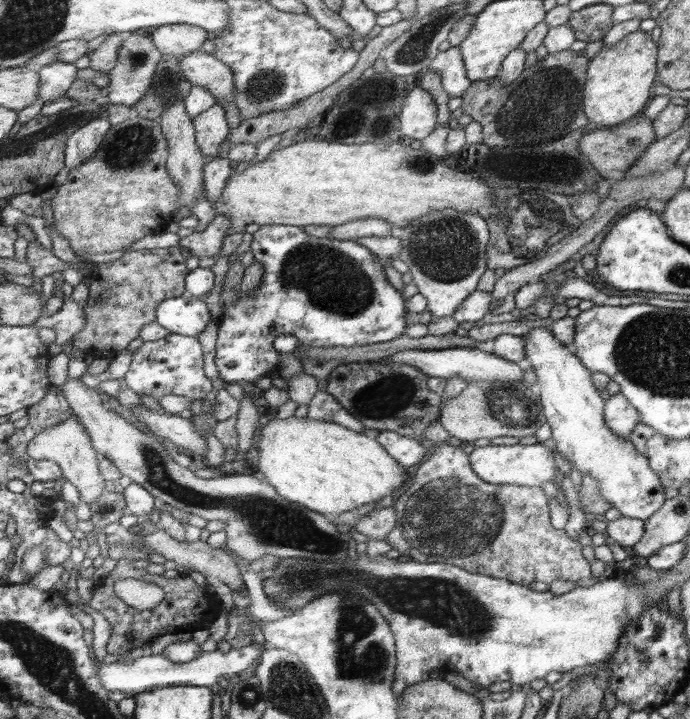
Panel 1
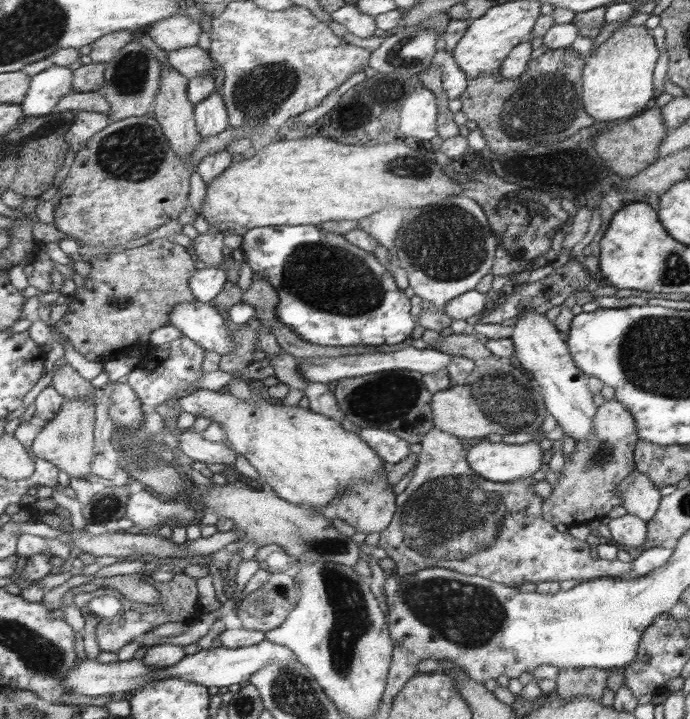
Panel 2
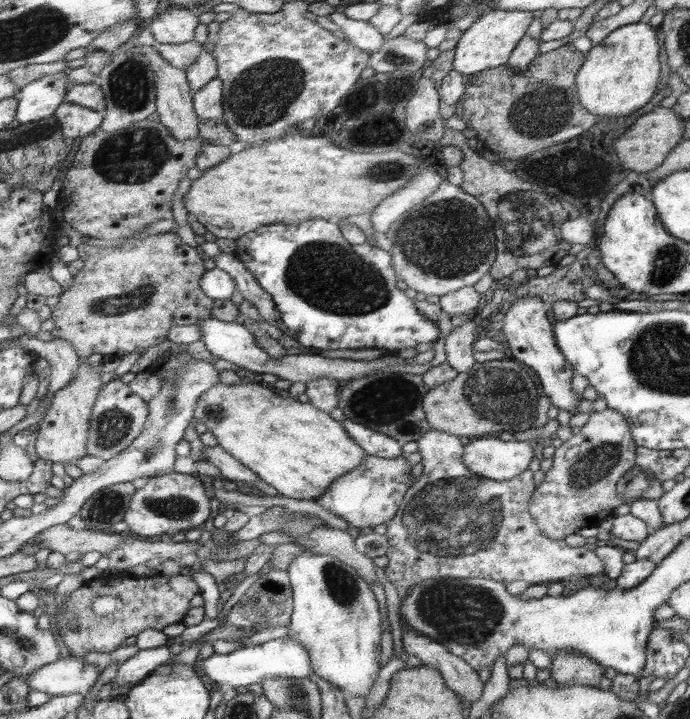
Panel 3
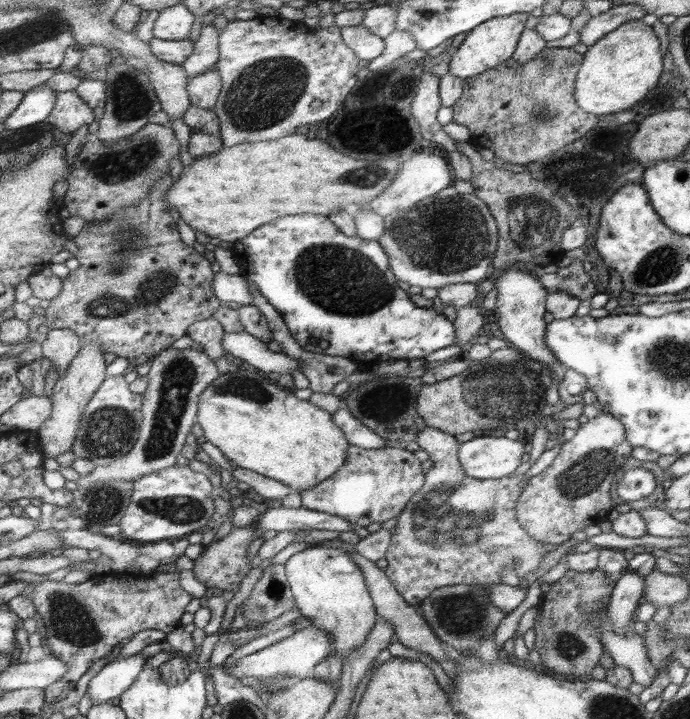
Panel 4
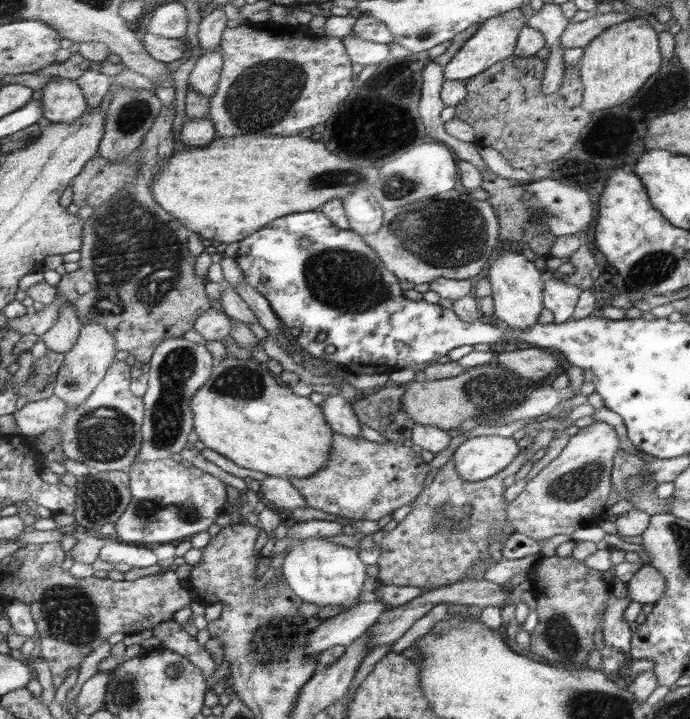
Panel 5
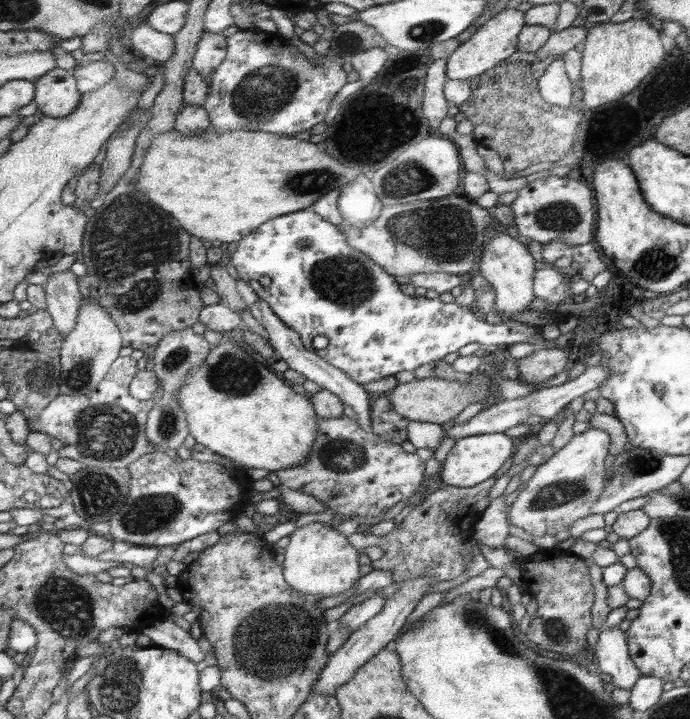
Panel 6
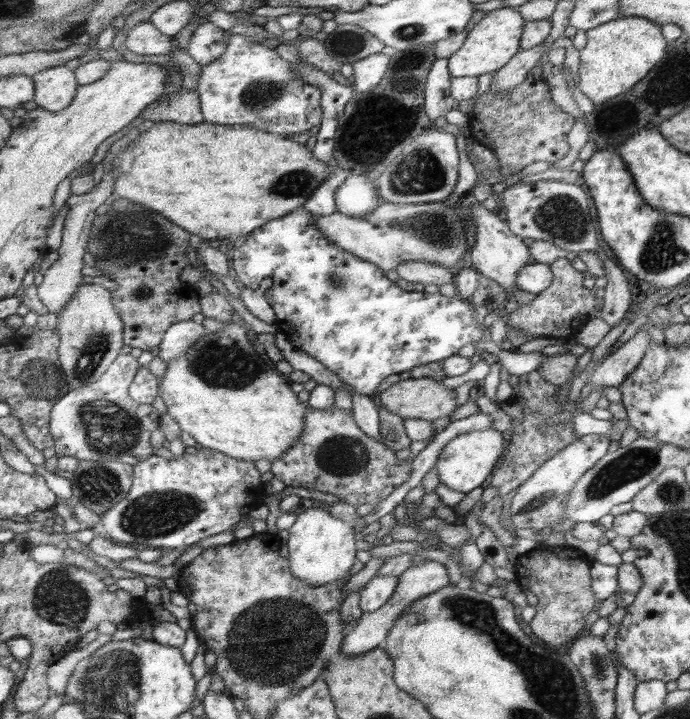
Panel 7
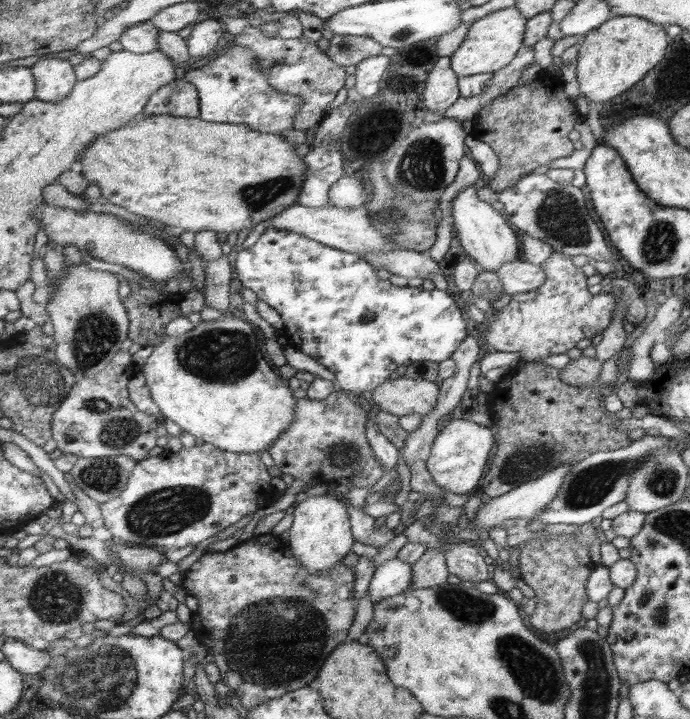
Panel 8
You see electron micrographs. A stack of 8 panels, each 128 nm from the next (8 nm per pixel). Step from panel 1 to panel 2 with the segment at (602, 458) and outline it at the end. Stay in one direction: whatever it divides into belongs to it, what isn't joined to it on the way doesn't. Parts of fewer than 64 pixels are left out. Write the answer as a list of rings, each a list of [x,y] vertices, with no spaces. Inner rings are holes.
[[[522,311],[511,328],[509,338],[514,342],[516,363],[528,370],[542,388],[543,404],[547,413],[556,418],[564,435],[572,436],[578,443],[592,433],[592,421],[595,420],[595,412],[599,407],[594,404],[594,394],[588,384],[588,377],[576,366],[571,356],[567,340],[555,324],[551,324],[544,316],[545,313],[538,311]],[[638,468],[632,470],[618,486],[620,497],[624,499],[624,508],[628,513],[644,520],[652,521],[658,512],[660,492],[648,474],[640,472]]]

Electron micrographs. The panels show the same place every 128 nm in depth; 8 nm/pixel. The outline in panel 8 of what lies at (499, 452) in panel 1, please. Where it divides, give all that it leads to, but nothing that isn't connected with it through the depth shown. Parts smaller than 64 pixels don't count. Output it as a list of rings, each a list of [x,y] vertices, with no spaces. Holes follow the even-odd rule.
[[[451,418],[439,429],[434,439],[426,466],[428,472],[440,488],[454,494],[468,494],[478,486],[478,478],[487,472],[488,461],[495,446],[495,432],[476,421],[468,422],[460,418]]]

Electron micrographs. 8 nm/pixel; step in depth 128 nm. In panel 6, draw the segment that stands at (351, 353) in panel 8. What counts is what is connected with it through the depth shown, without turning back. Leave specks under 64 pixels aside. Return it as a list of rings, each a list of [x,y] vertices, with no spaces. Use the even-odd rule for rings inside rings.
[[[311,208],[295,213],[271,218],[254,230],[234,250],[230,258],[230,266],[247,282],[262,300],[270,305],[276,316],[292,328],[302,340],[304,346],[317,352],[332,366],[340,368],[358,384],[368,384],[372,380],[380,380],[386,376],[394,376],[404,370],[416,370],[419,366],[430,362],[442,361],[450,352],[458,352],[463,346],[476,343],[489,349],[511,346],[518,342],[528,342],[531,337],[547,337],[553,332],[538,326],[530,326],[510,318],[501,323],[488,324],[478,320],[470,308],[464,308],[456,302],[444,303],[440,299],[408,296],[400,292],[394,275],[384,272],[379,263],[374,262],[368,254],[352,248],[347,235],[335,223],[328,222],[322,215]],[[302,240],[310,240],[310,245],[302,247]],[[266,276],[272,280],[268,287],[260,284],[260,278]],[[537,332],[537,337],[535,334]],[[314,337],[328,337],[328,345],[324,350],[316,350],[312,346]]]

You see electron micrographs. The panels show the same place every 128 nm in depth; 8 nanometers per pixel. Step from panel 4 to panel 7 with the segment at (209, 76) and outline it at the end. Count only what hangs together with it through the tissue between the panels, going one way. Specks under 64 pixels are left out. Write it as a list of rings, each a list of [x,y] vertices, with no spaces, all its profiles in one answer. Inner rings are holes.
[[[208,20],[196,27],[187,47],[188,55],[201,66],[215,62],[226,50],[224,31]]]

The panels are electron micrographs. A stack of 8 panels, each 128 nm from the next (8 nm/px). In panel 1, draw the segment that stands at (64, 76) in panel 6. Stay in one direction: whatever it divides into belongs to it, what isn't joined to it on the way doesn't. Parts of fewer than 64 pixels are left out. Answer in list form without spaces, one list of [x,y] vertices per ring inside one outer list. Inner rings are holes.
[[[103,116],[94,118],[78,128],[66,141],[65,166],[71,169],[88,161],[92,154],[96,153],[96,149],[103,144],[104,137],[107,136],[111,126],[110,120]]]

